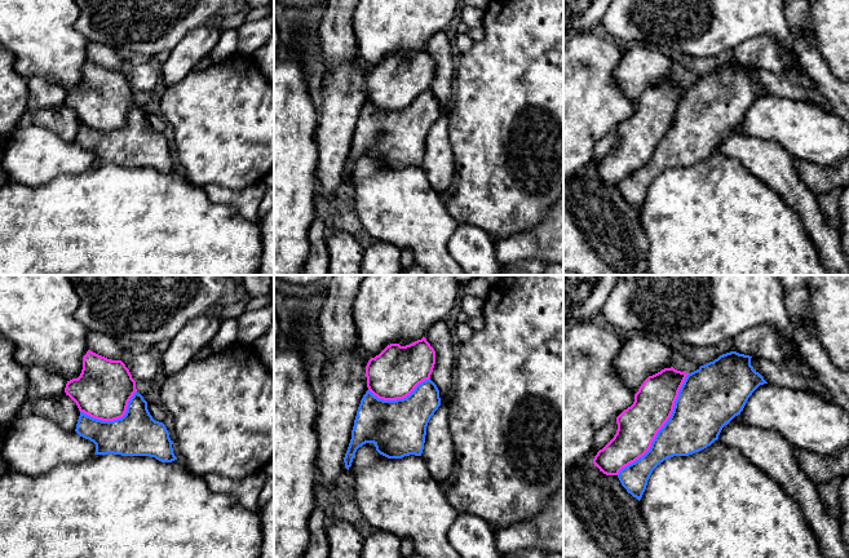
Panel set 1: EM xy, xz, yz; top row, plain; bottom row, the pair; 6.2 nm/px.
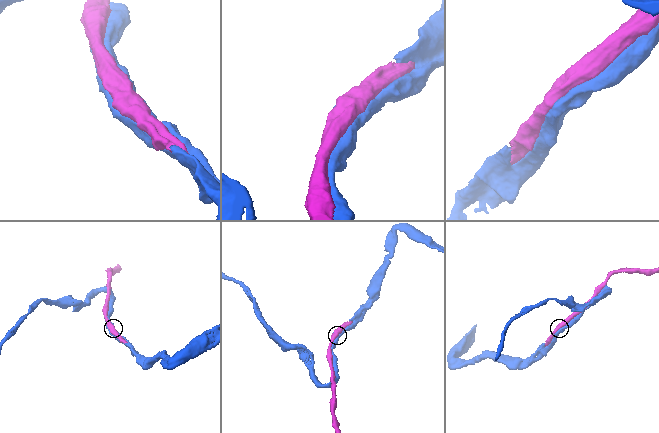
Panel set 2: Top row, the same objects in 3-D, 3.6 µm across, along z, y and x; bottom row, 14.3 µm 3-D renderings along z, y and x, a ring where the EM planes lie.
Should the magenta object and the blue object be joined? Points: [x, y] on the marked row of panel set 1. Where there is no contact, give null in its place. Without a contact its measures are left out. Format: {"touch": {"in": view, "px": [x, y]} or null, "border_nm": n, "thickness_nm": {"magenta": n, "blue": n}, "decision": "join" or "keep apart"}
{"touch": {"in": "yz", "px": [662, 426]}, "border_nm": 800, "thickness_nm": {"magenta": 260, "blue": 340}, "decision": "join"}

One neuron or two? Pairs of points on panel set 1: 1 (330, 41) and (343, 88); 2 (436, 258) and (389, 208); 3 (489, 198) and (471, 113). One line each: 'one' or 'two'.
1: one
2: one
3: one

